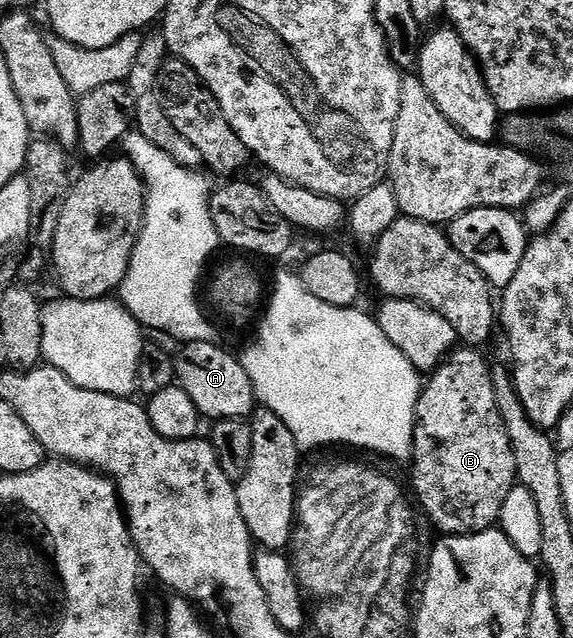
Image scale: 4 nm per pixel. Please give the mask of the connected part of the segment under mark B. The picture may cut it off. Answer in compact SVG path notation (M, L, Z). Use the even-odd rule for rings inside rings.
M456 348L447 355L447 358L436 370L426 379L422 387L419 403L415 409L415 448L413 451L413 461L411 466L411 482L415 485L415 494L419 497L419 502L423 505L423 510L427 513L427 518L436 526L443 530L444 535L454 536L456 534L479 534L482 530L490 530L496 525L501 516L501 508L505 508L505 499L509 492L517 485L519 477L519 465L513 456L513 448L509 444L509 432L505 432L505 424L501 420L501 412L497 412L497 396L493 388L491 379L492 367L487 366L487 362L482 358L480 351L475 348Z

